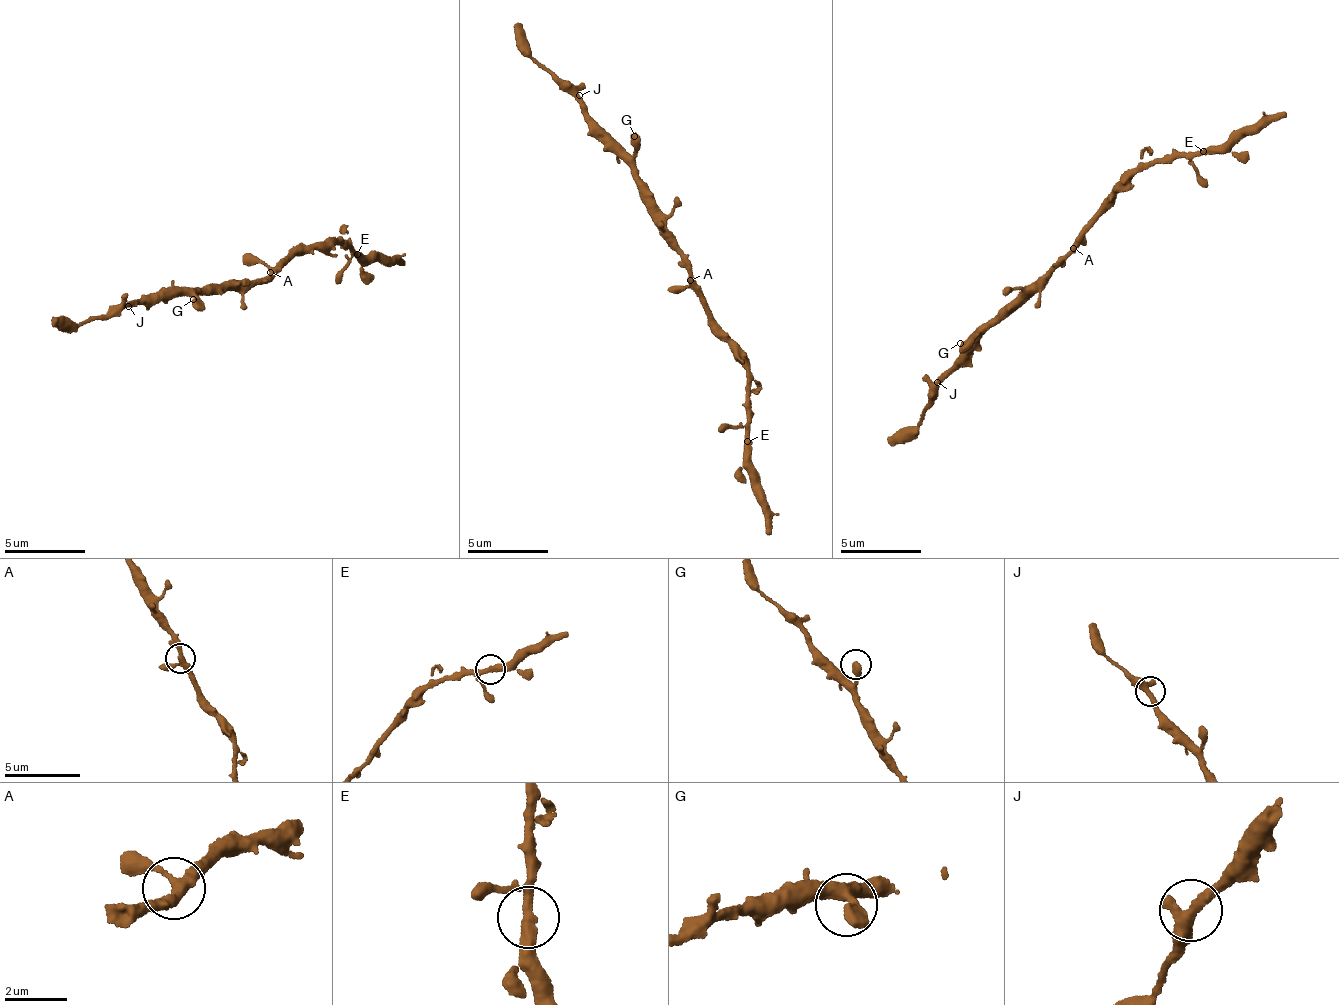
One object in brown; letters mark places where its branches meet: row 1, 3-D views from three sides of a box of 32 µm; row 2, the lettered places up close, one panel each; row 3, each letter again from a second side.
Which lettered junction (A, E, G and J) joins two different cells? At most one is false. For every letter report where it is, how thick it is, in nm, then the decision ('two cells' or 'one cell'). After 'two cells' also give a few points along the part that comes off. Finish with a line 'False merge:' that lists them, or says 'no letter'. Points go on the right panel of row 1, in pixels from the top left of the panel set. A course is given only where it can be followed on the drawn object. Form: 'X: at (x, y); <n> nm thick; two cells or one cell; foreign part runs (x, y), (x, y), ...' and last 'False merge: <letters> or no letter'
A: at (1073, 248); 280 nm thick; one cell
E: at (1203, 151); 300 nm thick; one cell
G: at (960, 343); 550 nm thick; one cell
J: at (937, 382); 400 nm thick; one cell
False merge: no letter

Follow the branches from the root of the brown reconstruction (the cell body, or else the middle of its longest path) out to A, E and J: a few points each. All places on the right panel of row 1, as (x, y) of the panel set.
A: (1060, 262), (1073, 248)
E: (1060, 262), (1081, 243), (1114, 195), (1128, 188), (1135, 171), (1204, 152)
J: (1060, 262), (1002, 307), (997, 319), (967, 335), (951, 371), (937, 382)

